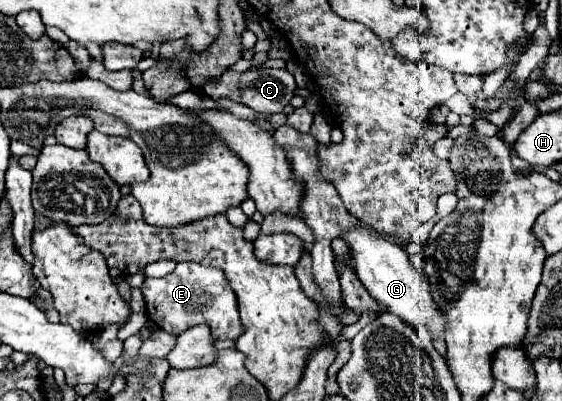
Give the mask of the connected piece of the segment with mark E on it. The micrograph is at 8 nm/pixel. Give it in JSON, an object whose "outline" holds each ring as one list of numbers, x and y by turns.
{"outline":[[180,262,174,272,164,278,146,278,142,294,146,300,146,316,158,328,168,330,174,336,200,322,210,326,214,340,236,340,242,334,236,294,228,286,226,274,218,268,206,268,196,262]]}

